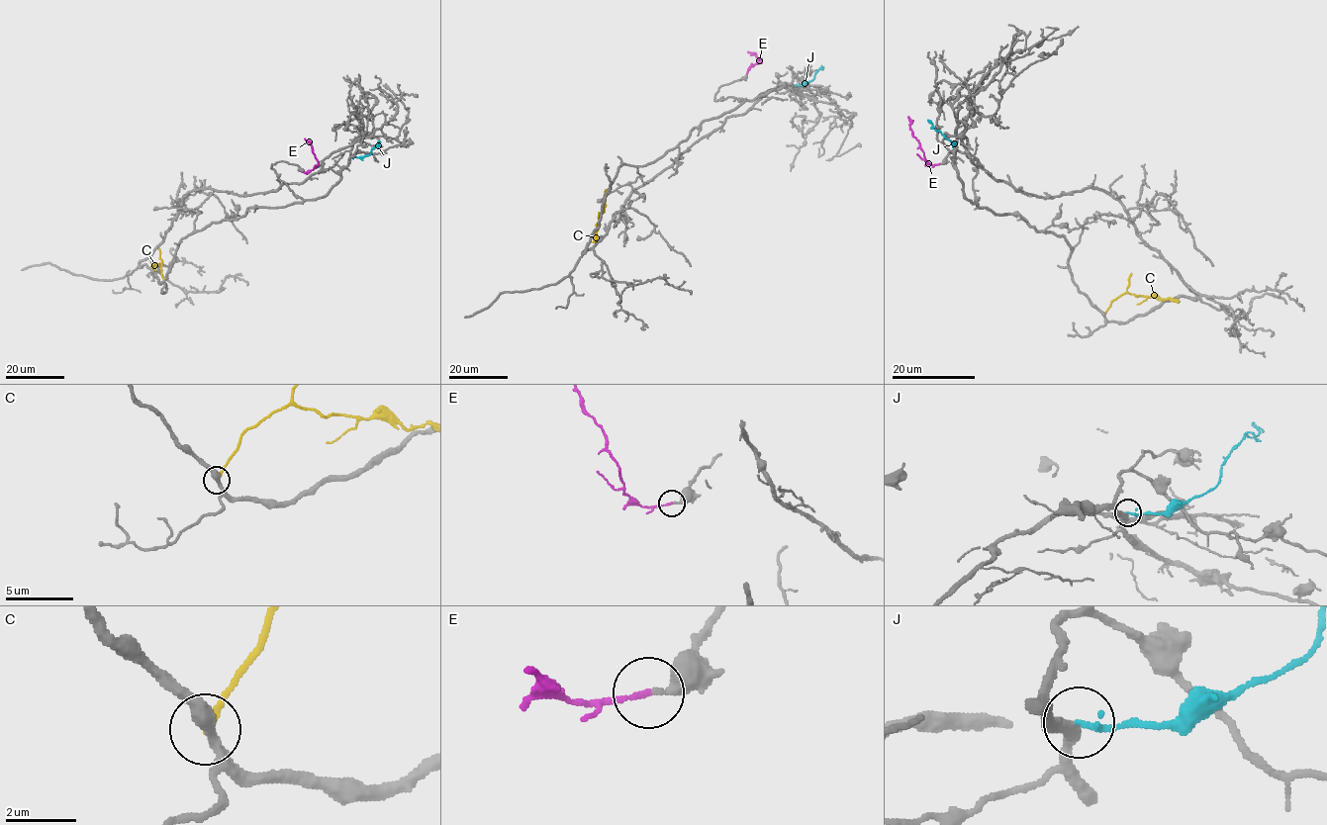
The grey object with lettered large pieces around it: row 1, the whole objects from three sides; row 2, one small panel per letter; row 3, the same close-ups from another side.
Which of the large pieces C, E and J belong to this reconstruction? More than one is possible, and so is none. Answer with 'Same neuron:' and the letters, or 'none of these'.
Same neuron: E

